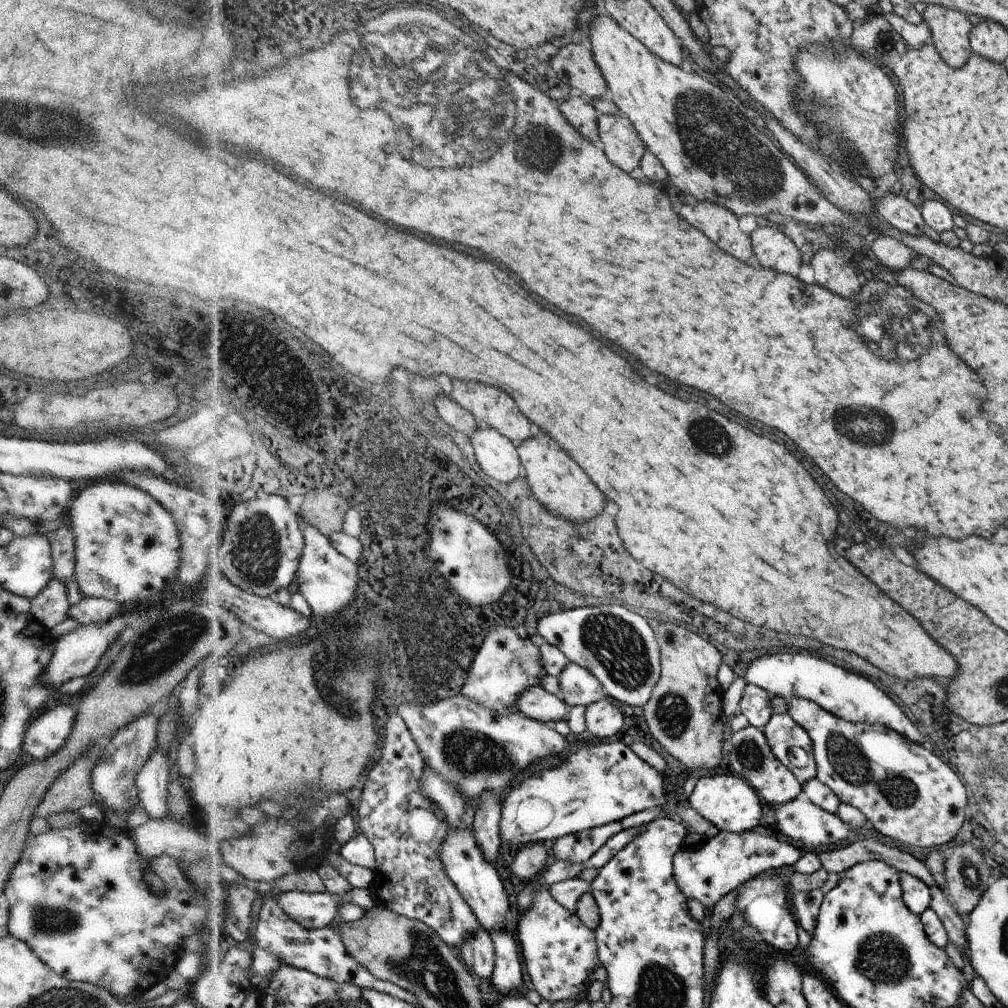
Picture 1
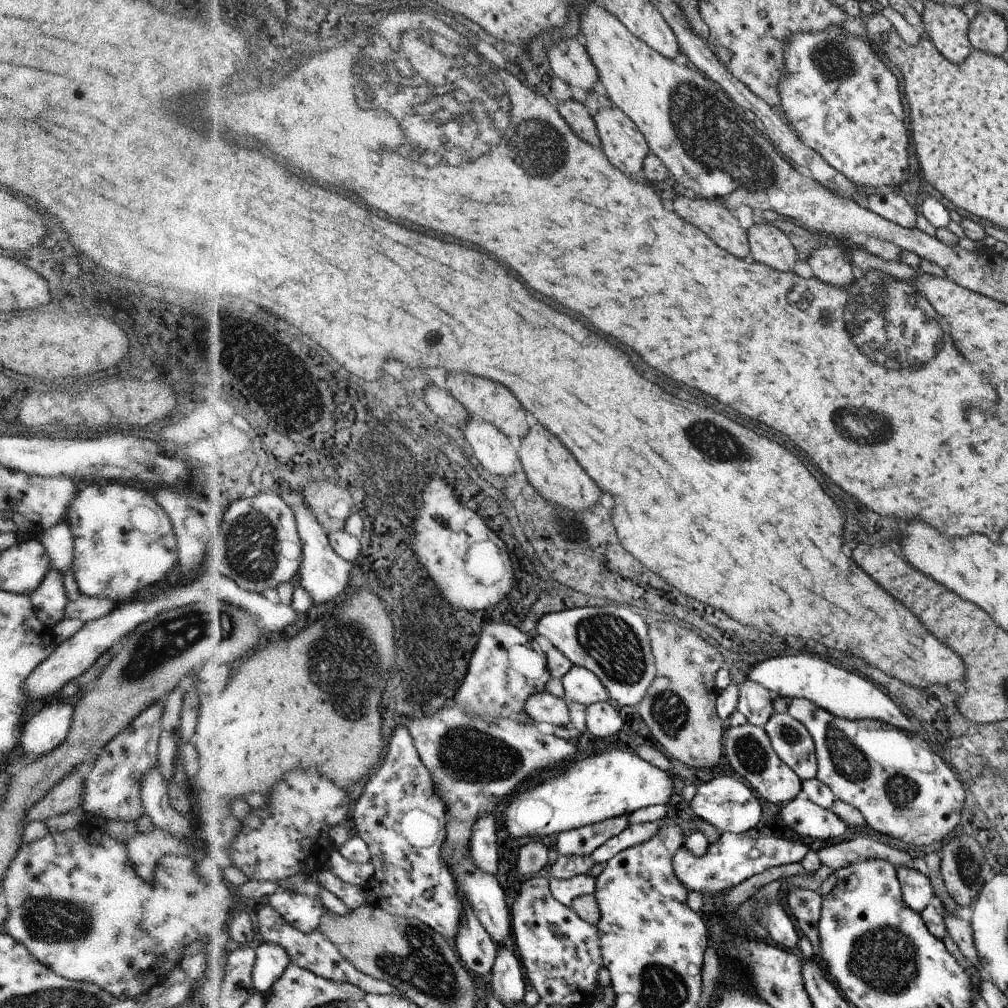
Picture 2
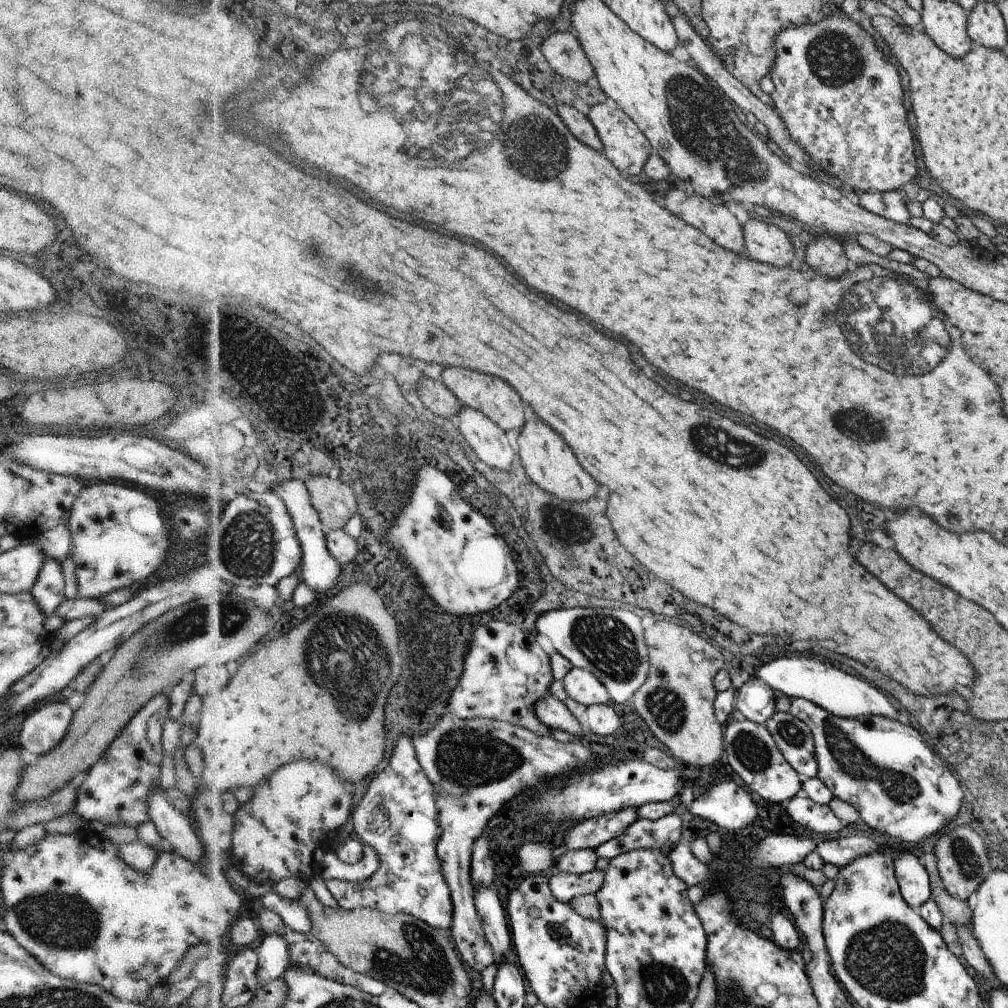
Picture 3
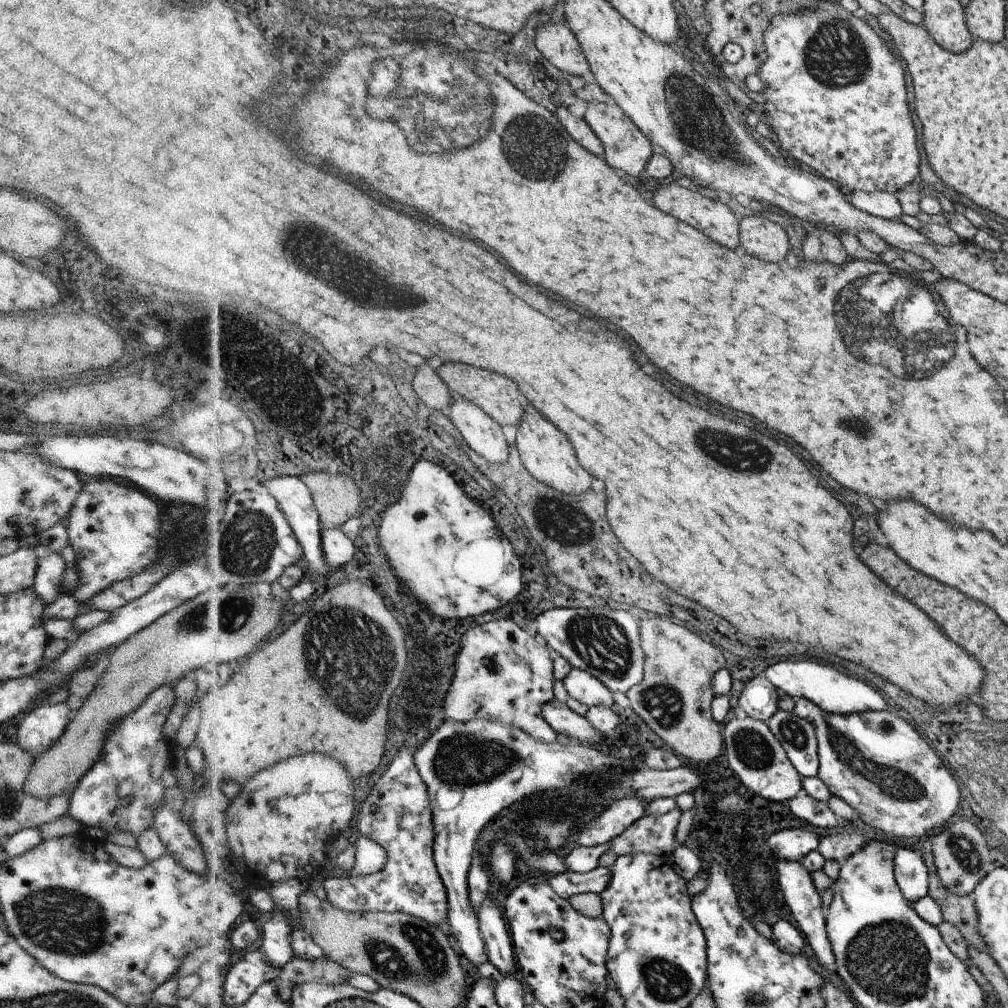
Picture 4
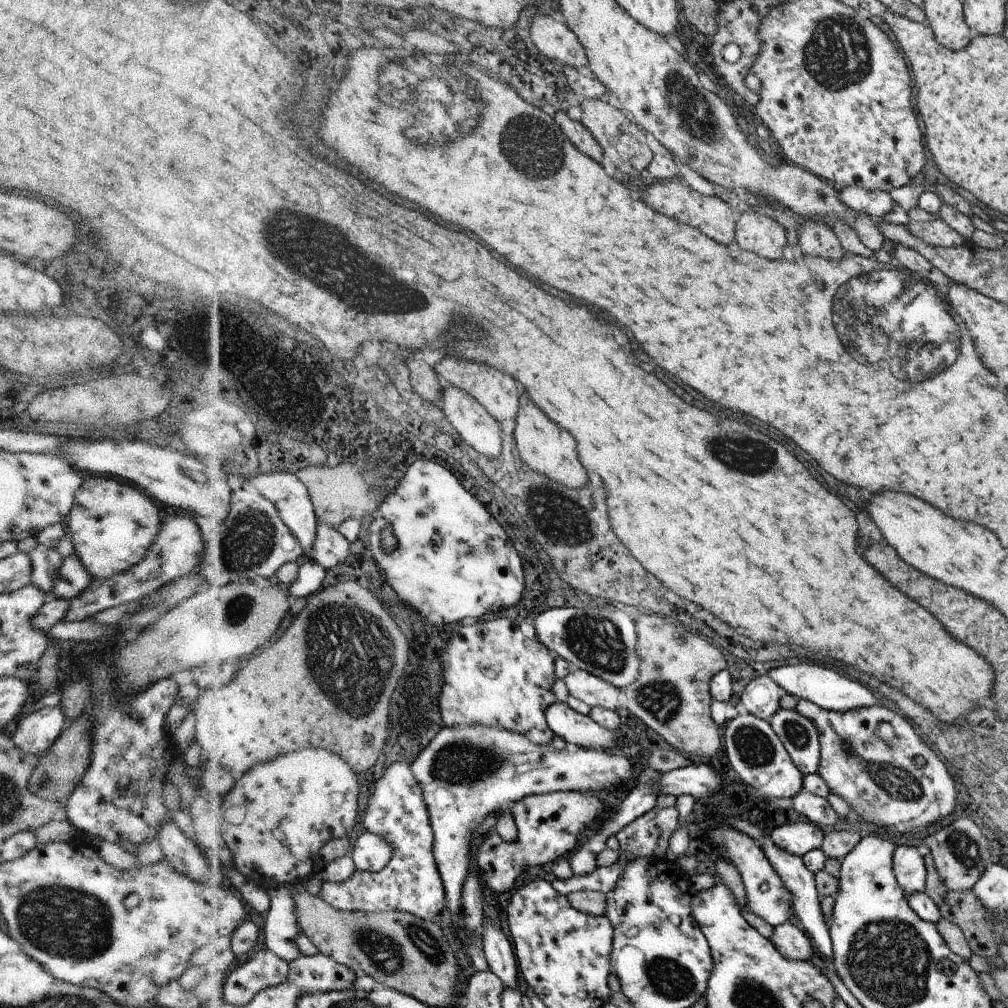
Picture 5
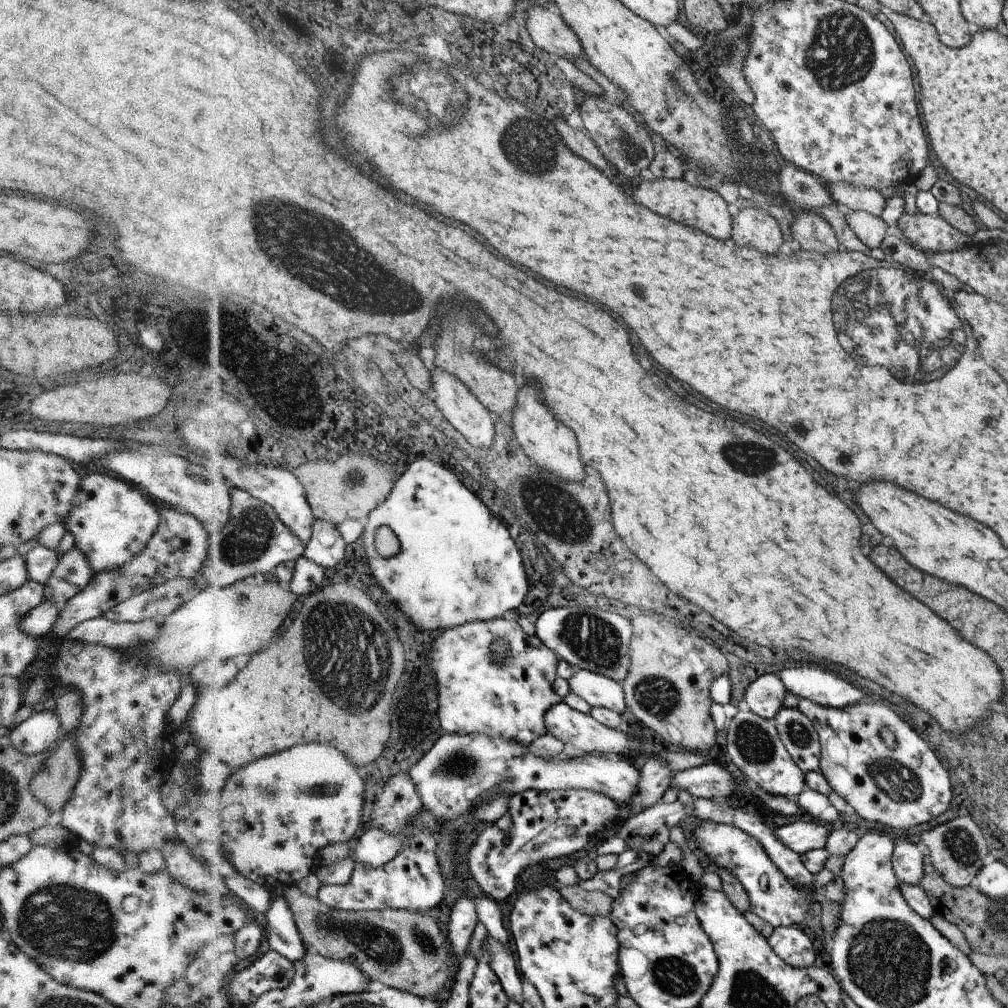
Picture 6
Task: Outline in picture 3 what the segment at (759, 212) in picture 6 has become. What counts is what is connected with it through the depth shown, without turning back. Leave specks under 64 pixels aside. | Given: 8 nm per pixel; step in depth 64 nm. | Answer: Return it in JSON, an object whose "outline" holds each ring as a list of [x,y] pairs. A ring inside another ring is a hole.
{"outline":[[[750,218],[742,226],[746,252],[760,262],[772,266],[788,266],[794,258],[794,247],[789,236],[775,224]]]}

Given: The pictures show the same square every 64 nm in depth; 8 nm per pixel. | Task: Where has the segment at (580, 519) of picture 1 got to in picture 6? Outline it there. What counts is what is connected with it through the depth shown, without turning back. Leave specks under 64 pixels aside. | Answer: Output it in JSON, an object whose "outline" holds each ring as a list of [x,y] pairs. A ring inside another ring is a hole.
{"outline":[[[526,384],[518,392],[518,402],[513,411],[513,434],[520,444],[524,455],[531,459],[538,467],[548,470],[553,476],[568,483],[582,482],[586,478],[584,464],[580,462],[578,454],[578,440],[570,428],[560,424],[550,410],[538,398],[538,392]]]}

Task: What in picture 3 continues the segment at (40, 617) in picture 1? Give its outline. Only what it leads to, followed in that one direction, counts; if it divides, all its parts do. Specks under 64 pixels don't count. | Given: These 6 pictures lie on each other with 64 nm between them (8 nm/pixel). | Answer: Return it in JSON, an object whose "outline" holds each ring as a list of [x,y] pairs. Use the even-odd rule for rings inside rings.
{"outline":[[[44,554],[44,564],[38,574],[38,580],[32,586],[32,596],[42,608],[45,618],[56,613],[56,608],[66,599],[64,595],[64,573],[62,572],[62,562],[56,562],[48,554]]]}

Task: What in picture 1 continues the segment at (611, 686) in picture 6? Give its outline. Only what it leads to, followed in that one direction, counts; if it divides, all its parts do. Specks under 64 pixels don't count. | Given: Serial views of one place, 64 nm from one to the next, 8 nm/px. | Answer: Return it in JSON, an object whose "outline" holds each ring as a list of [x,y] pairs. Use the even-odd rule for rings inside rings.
{"outline":[[[569,661],[557,678],[560,683],[560,693],[556,696],[568,709],[575,705],[583,705],[586,708],[606,698],[604,688],[596,676],[577,663]]]}

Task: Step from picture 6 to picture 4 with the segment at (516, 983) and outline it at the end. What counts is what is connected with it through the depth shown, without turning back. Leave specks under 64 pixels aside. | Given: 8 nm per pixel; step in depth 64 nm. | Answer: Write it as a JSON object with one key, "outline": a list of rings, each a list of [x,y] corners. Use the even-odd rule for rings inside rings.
{"outline":[[[486,898],[479,907],[477,916],[489,962],[498,969],[501,976],[515,974],[517,966],[513,941],[502,912],[494,902]]]}

